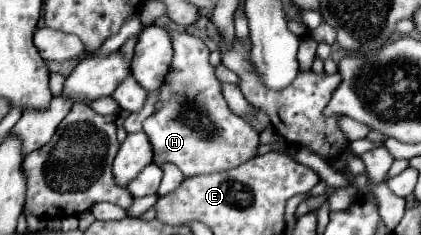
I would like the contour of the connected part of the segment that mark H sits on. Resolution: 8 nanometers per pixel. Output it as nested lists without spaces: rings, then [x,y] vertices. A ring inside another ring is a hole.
[[[170,32],[174,42],[174,60],[160,88],[156,112],[144,120],[144,132],[154,148],[154,162],[176,164],[186,176],[212,174],[230,170],[256,156],[260,146],[260,134],[242,118],[238,118],[222,96],[222,84],[214,74],[214,66],[208,62],[210,50],[204,40]],[[190,112],[190,120],[186,114]]]

